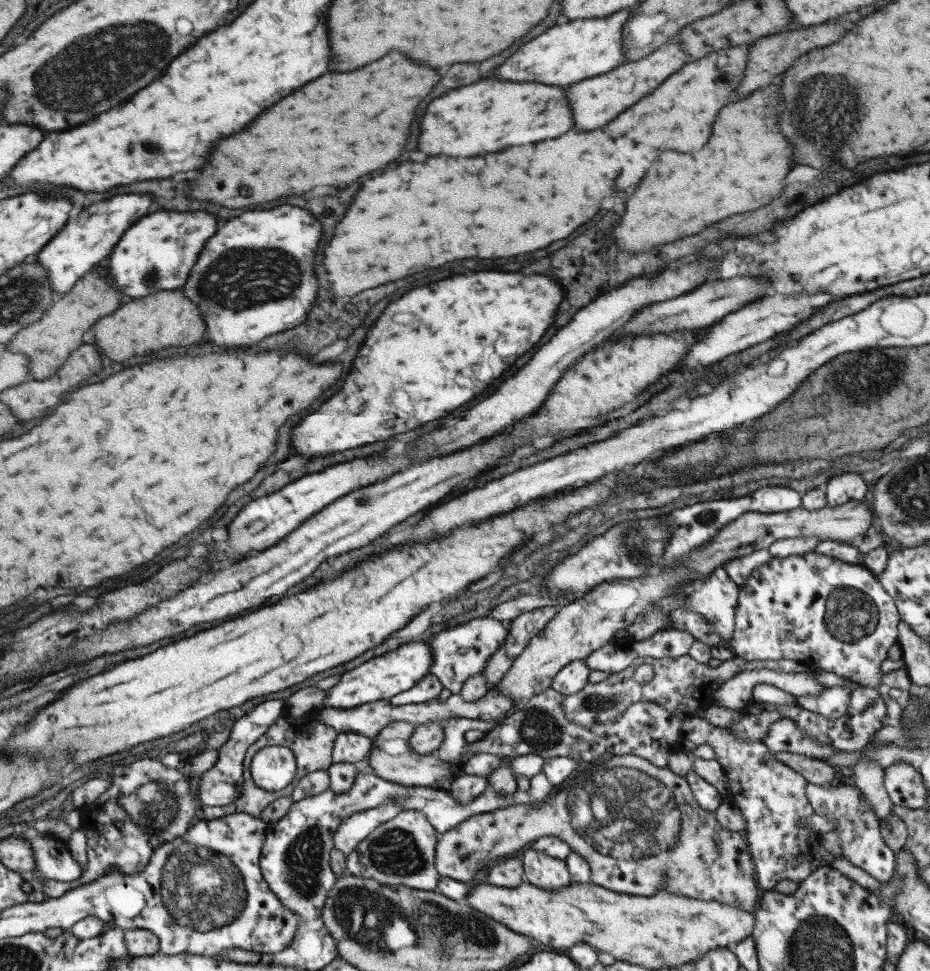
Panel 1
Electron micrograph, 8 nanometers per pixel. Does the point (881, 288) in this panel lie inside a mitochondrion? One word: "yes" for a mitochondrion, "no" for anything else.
no

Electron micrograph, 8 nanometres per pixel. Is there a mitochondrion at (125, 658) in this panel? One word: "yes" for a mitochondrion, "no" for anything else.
no

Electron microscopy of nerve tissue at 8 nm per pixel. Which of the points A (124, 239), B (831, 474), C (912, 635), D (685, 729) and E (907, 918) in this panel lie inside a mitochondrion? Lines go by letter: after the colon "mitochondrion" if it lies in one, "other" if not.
A: other
B: other
C: other
D: other
E: other

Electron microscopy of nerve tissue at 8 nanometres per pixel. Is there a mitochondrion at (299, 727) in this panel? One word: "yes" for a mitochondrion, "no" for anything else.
no

